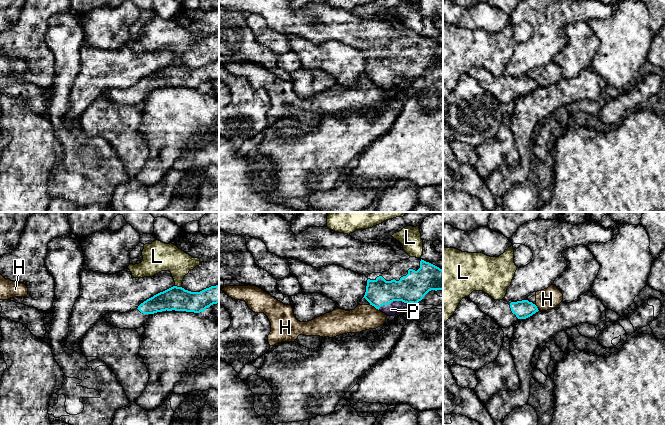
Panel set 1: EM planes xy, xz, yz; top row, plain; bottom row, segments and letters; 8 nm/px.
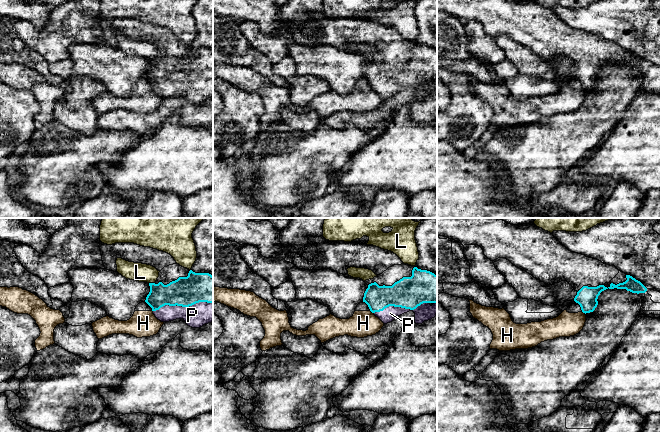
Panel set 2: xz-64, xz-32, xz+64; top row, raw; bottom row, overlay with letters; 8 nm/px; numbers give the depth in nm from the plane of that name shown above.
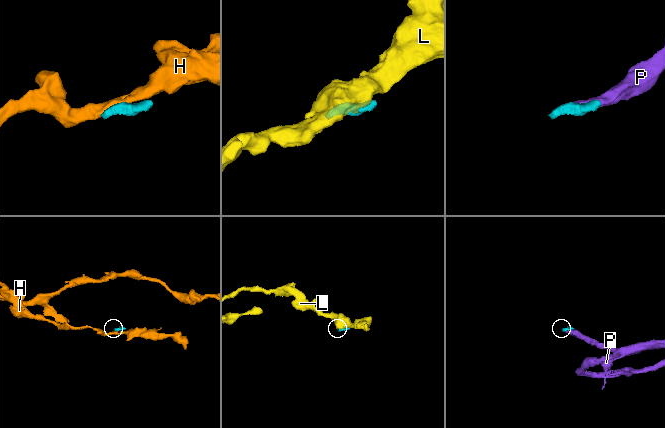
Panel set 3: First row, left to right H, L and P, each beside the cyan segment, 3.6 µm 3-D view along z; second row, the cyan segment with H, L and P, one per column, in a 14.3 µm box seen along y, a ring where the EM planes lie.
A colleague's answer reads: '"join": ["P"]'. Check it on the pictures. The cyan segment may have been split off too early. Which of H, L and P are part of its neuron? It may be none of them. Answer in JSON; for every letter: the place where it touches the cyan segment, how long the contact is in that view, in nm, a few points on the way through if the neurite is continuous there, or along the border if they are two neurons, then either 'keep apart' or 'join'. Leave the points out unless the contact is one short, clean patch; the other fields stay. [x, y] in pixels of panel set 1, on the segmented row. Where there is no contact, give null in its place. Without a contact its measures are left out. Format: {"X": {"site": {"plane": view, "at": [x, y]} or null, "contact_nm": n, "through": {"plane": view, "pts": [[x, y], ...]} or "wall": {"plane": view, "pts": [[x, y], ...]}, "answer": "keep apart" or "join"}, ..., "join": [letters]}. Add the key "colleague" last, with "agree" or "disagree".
{"H": {"site": {"plane": "xz", "at": [374, 306]}, "contact_nm": 90, "answer": "keep apart"}, "L": {"site": {"plane": "xy", "at": [176, 286]}, "contact_nm": 60, "wall": {"plane": "xy", "pts": [[174, 285], [180, 287]]}, "answer": "keep apart"}, "P": {"site": {"plane": "xz", "at": [395, 300]}, "contact_nm": 300, "answer": "join"}, "join": ["P"], "colleague": "agree"}

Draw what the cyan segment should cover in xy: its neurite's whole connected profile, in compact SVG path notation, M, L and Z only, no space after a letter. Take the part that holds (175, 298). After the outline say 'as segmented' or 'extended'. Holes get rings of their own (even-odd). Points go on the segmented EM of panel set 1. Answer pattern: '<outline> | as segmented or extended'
M219 285L200 292L191 292L182 287L173 286L147 299L137 309L143 314L154 314L166 310L200 313L217 303L219 303Z | as segmented

